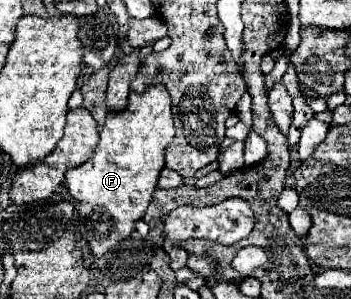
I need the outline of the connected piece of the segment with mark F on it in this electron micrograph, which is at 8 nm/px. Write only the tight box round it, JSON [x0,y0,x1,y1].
[66,84,174,256]

